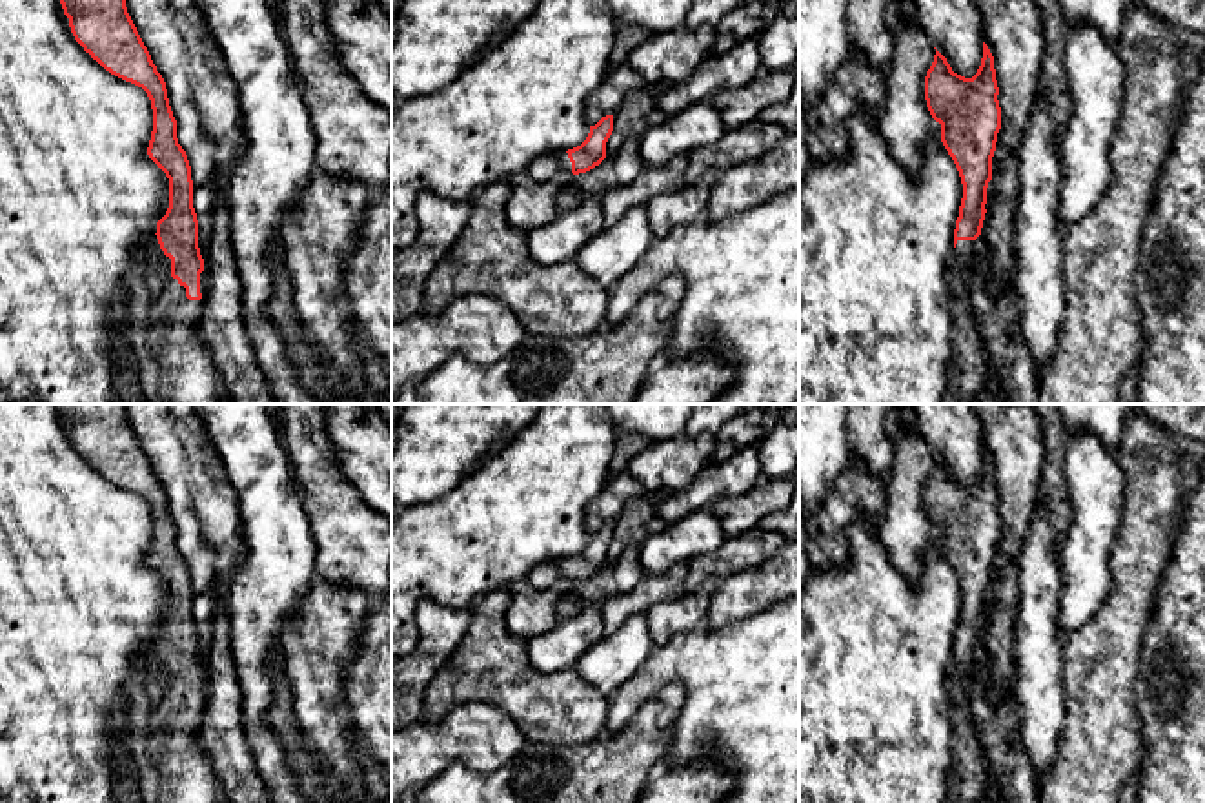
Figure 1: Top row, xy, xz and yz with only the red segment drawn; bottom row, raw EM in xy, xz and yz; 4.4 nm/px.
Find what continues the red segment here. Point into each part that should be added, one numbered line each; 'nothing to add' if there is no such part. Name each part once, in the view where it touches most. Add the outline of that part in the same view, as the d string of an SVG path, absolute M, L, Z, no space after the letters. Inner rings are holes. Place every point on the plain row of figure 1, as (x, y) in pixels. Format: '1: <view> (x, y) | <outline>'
1: xy (172, 767) | M157 645L135 663L126 703L131 763L142 801L222 803L220 781L197 736L202 706L186 705Z

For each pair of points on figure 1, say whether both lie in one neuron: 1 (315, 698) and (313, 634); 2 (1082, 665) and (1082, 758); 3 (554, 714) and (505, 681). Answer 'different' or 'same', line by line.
1: same
2: same
3: same

